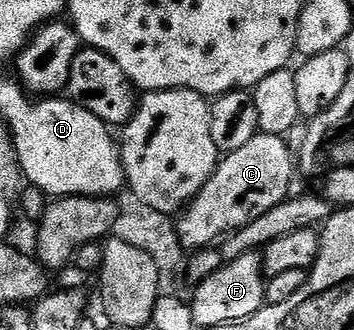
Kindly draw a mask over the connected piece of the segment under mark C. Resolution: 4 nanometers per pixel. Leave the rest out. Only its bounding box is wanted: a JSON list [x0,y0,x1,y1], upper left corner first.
[175,133,295,248]

